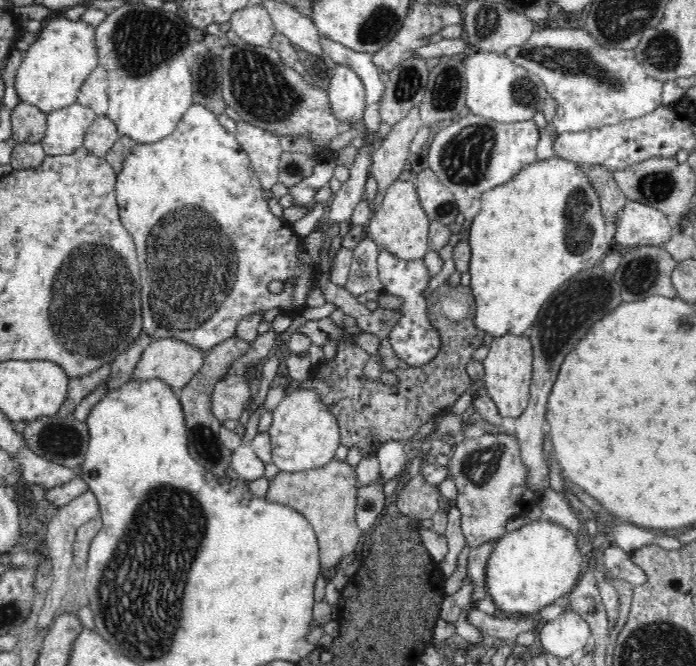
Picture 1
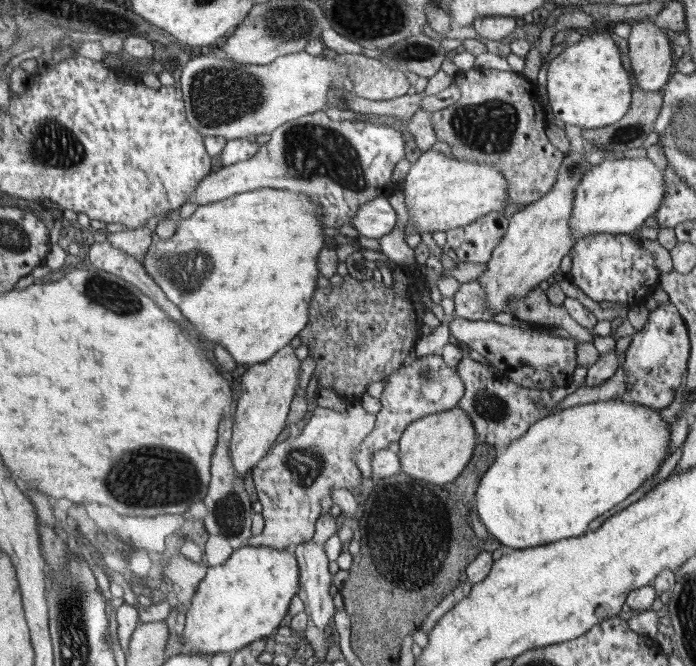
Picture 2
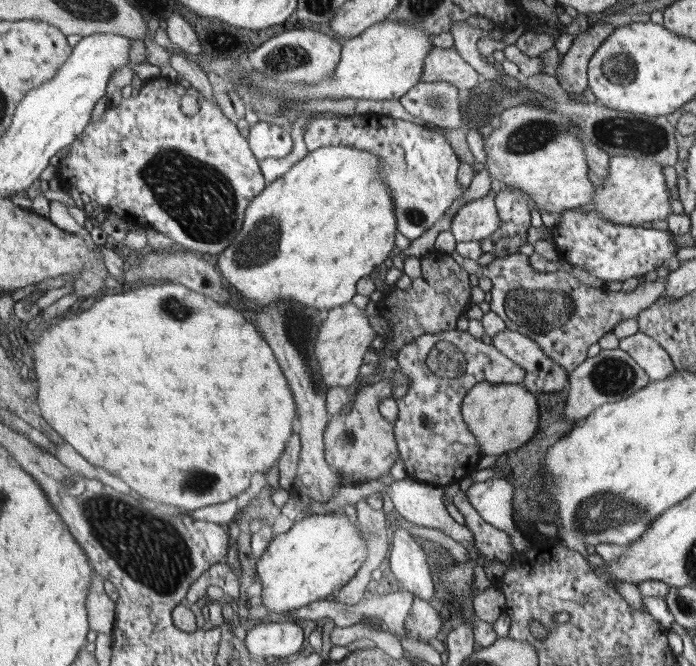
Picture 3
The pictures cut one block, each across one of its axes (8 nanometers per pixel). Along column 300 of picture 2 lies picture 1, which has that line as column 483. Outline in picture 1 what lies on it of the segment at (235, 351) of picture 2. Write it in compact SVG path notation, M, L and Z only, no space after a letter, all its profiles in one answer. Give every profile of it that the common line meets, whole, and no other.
M556 156L528 163L506 184L482 193L481 208L472 222L470 274L476 296L476 326L494 336L522 336L536 320L542 304L570 278L591 270L612 251L611 229L605 221L600 195L590 183L586 168Z

